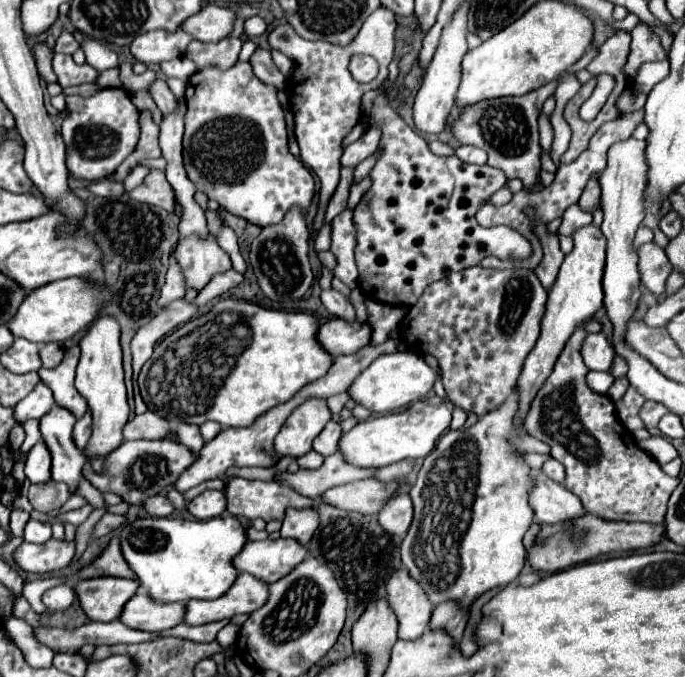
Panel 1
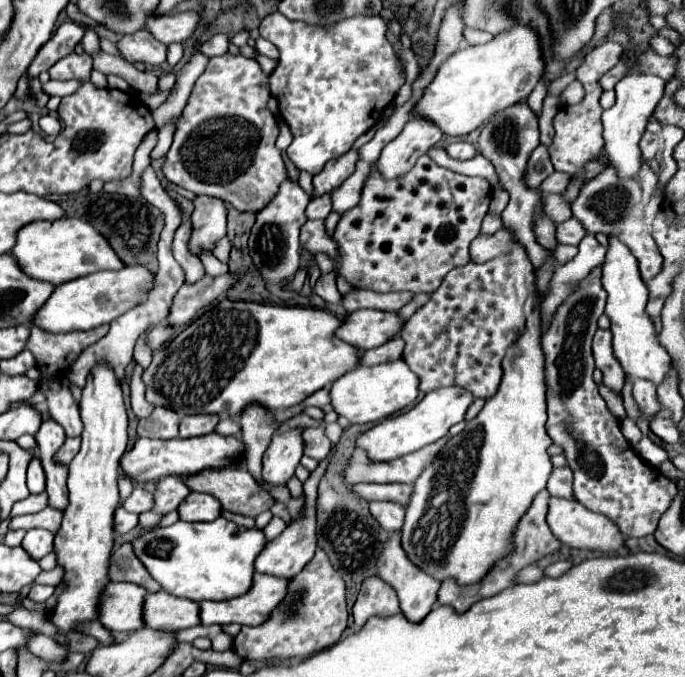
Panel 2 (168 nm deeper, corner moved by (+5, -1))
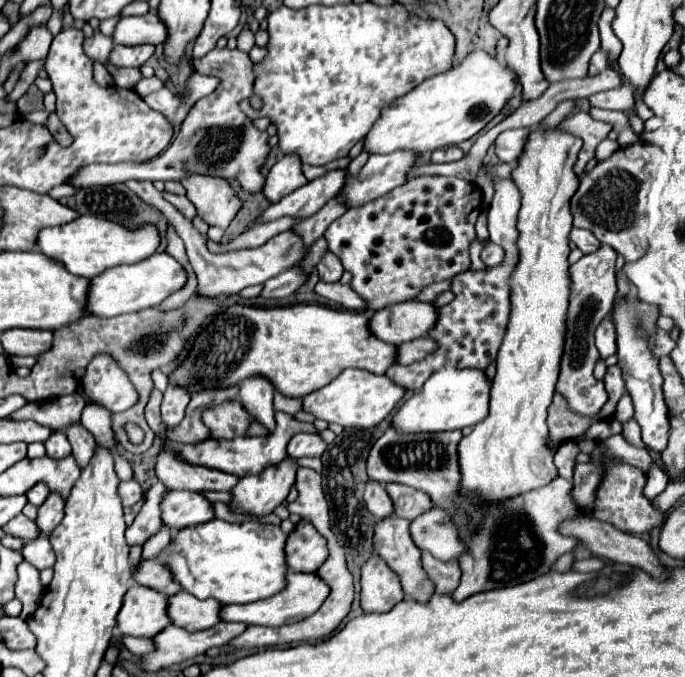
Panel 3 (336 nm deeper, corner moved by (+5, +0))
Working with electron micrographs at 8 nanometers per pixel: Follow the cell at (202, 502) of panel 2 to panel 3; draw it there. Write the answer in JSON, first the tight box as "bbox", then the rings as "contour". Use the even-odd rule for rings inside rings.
{"bbox":[161,491,213,529],"contour":[[[167,491],[161,499],[161,521],[169,529],[183,529],[211,521],[213,507],[201,493]]]}

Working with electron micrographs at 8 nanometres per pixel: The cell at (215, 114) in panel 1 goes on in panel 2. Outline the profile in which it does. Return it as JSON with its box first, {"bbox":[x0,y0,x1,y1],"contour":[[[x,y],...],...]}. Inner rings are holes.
{"bbox":[165,54,289,212],"contour":[[[223,54],[209,58],[205,72],[197,78],[191,90],[191,96],[175,130],[173,146],[165,156],[165,178],[197,196],[205,194],[211,198],[219,198],[241,212],[261,212],[279,192],[279,186],[289,180],[281,150],[275,146],[279,126],[267,108],[269,98],[269,78],[263,74],[257,60],[249,60],[241,54]]]}

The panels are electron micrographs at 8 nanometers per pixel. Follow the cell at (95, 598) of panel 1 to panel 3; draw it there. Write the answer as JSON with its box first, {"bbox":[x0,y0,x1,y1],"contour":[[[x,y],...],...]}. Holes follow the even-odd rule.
{"bbox":[117,585,171,637],"contour":[[[139,585],[131,587],[117,615],[119,631],[133,637],[155,637],[159,631],[171,625],[167,615],[167,601],[169,597],[155,589]]]}

